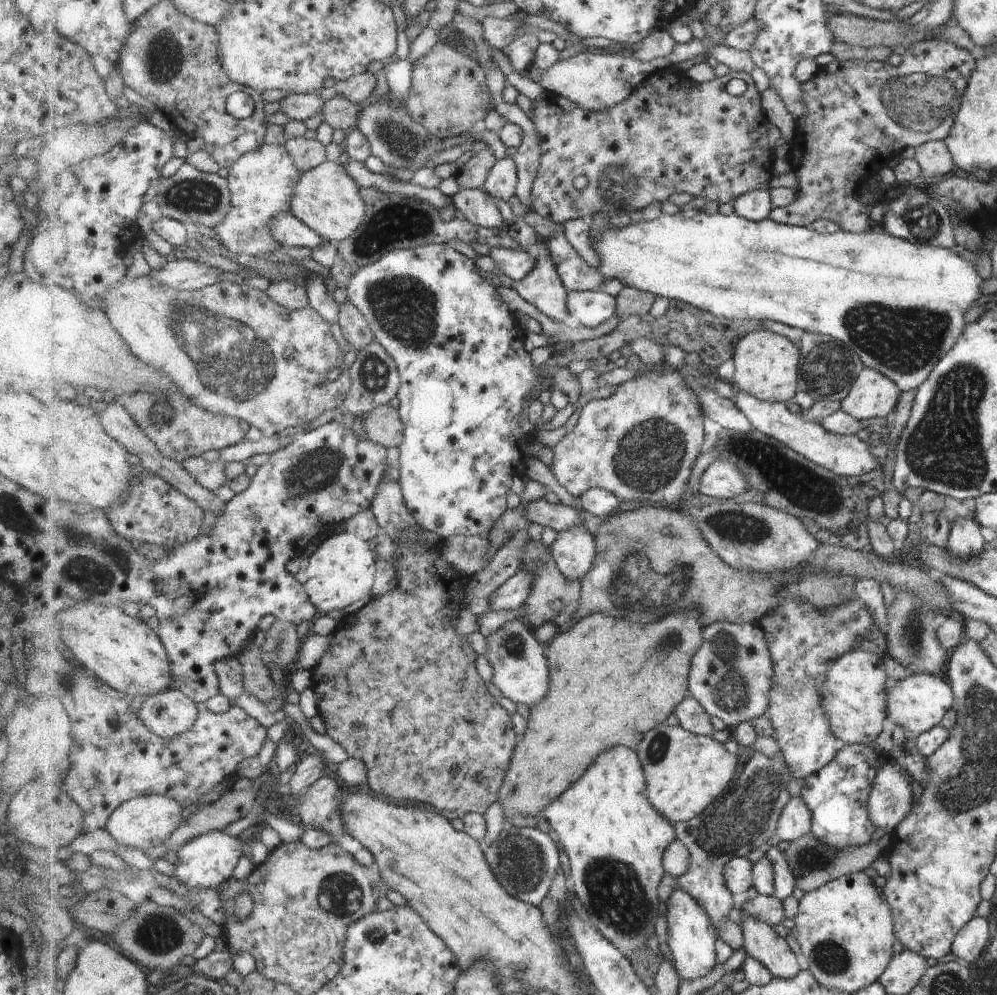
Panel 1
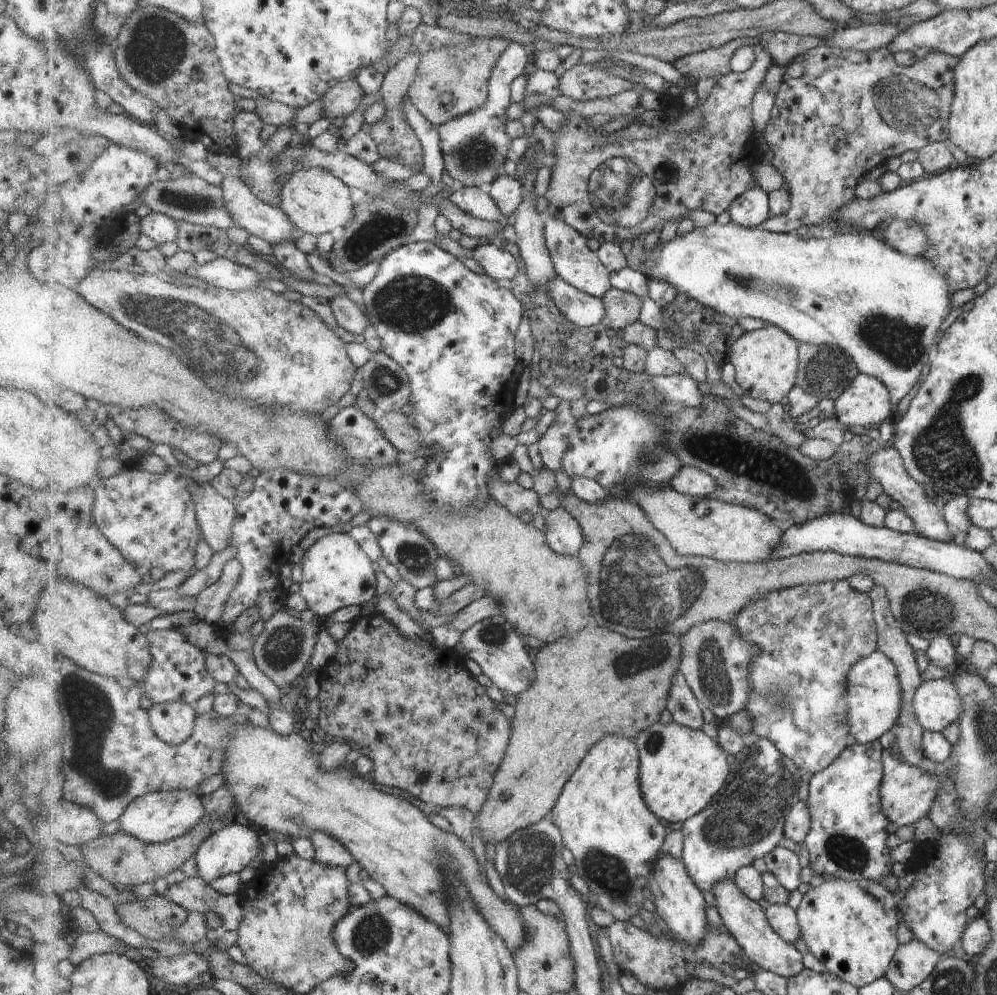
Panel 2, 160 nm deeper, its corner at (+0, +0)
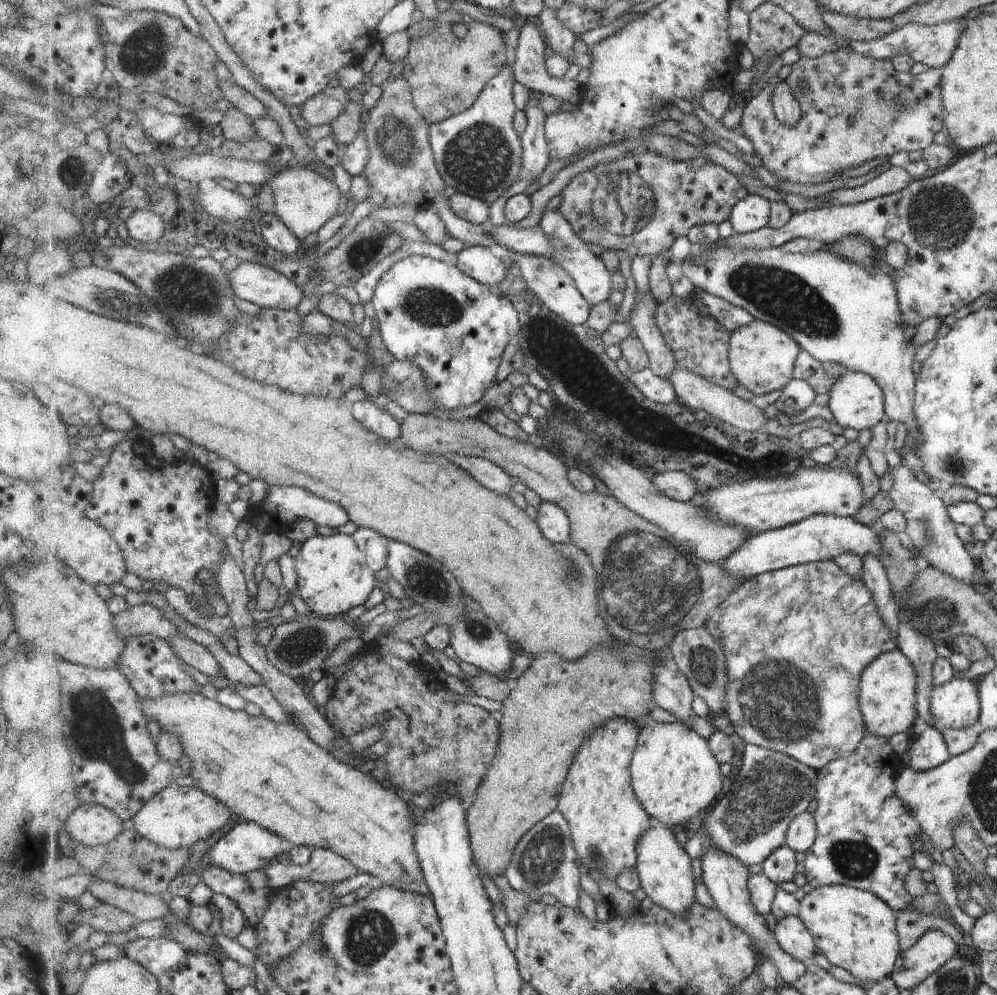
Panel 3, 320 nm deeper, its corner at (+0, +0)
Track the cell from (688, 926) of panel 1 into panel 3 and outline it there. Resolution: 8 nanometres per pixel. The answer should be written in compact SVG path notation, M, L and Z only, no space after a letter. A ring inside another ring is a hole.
M655 826L647 830L637 844L638 863L637 870L640 886L647 896L651 898L653 905L661 906L663 910L671 914L685 914L695 904L695 874L693 874L693 862L691 856L685 852L683 846L679 846L675 831L669 827Z

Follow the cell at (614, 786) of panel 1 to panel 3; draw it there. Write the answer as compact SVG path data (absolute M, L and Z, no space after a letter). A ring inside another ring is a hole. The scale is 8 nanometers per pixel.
M625 718L609 720L605 726L597 728L577 752L569 778L565 780L565 790L561 792L559 812L569 822L583 868L592 872L595 881L601 878L615 882L626 868L635 872L639 838L647 830L663 826L644 810L633 789L632 764L639 733L637 726Z

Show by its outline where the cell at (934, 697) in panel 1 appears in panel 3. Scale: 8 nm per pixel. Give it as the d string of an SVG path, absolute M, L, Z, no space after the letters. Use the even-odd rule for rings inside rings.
M951 678L949 682L932 686L929 697L929 714L932 721L931 726L939 733L941 730L969 727L979 715L979 700L977 700L974 681L965 678Z

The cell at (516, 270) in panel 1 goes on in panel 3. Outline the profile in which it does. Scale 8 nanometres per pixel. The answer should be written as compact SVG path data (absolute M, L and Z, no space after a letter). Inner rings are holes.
M468 247L458 252L458 268L486 286L499 285L507 278L507 268L488 247Z

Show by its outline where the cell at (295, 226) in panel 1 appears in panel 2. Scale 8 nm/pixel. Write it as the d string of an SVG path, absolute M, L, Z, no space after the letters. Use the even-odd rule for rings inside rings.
M225 177L221 187L224 192L224 205L226 211L233 217L237 227L243 228L247 233L266 240L269 244L284 243L292 241L293 232L299 230L288 214L281 207L273 207L255 196L251 189L241 178Z

